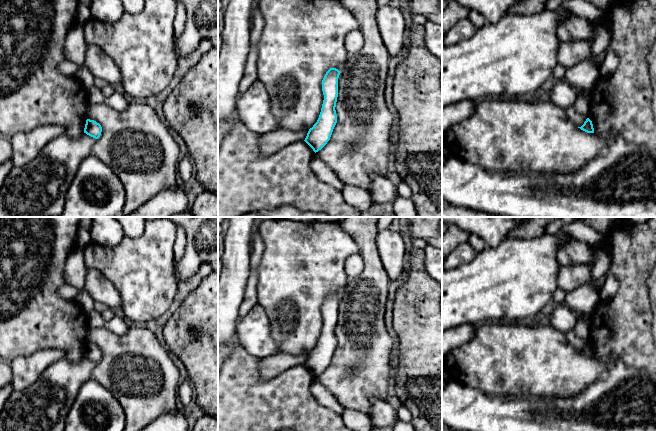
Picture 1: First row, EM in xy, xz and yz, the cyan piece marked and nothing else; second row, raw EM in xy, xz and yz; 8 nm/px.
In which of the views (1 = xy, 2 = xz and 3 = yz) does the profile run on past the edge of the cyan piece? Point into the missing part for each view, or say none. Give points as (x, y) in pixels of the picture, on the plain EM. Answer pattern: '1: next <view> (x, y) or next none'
1: next none
2: next none
3: next none

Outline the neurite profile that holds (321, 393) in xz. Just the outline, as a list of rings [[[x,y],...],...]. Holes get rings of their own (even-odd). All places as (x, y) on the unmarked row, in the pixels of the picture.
[[[315,379],[312,383],[310,392],[321,406],[324,406],[335,411],[337,414],[342,415],[344,406],[329,391],[329,389],[321,384],[317,379]]]

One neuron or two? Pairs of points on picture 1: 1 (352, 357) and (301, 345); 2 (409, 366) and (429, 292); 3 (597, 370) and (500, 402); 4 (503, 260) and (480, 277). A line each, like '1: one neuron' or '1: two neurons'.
1: two neurons
2: one neuron
3: two neurons
4: one neuron

